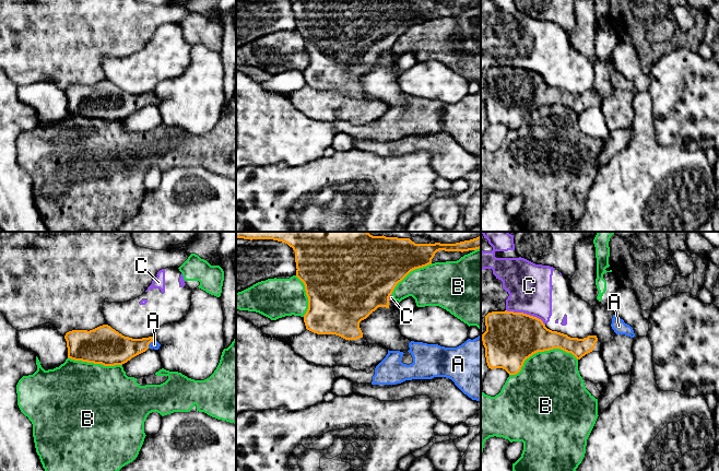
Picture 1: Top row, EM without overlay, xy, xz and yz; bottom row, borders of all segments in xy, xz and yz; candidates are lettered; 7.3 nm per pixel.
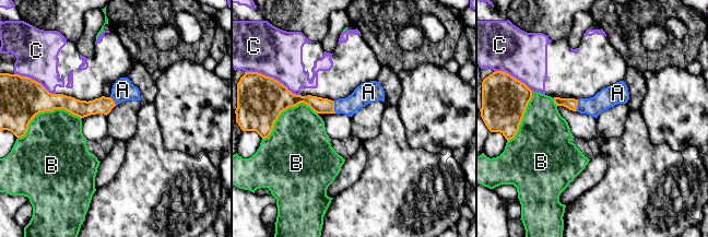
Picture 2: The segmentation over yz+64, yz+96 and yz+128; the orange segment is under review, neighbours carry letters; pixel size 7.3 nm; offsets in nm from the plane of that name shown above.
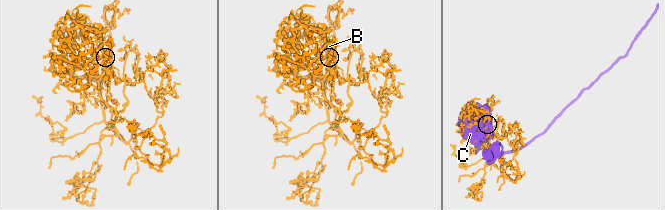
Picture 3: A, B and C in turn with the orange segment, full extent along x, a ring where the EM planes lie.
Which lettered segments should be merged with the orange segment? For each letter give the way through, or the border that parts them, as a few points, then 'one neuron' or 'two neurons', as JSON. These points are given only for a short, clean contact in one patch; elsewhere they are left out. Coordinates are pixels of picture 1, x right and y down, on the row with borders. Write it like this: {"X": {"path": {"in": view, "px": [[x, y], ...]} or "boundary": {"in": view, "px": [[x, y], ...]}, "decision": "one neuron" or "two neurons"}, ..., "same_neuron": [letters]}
{"A": {"path": {"in": "xy", "px": [[118, 349], [132, 348], [151, 341], [154, 344]]}, "decision": "one neuron"}, "B": {"decision": "two neurons"}, "C": {"decision": "two neurons"}, "same_neuron": ["A"]}

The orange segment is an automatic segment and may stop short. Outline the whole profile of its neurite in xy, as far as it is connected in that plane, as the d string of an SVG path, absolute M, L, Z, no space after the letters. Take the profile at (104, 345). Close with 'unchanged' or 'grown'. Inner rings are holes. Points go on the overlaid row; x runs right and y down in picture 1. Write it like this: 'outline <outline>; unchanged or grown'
outline M108 325L93 330L72 330L66 333L68 358L104 366L122 365L148 349L158 350L154 337L132 339Z; grown

